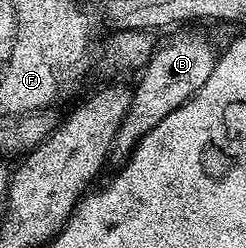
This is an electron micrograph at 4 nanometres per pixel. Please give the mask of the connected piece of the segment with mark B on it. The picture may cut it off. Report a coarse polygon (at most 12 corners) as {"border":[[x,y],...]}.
{"border":[[178,30],[140,72],[113,142],[128,156],[211,77],[218,52]]}

